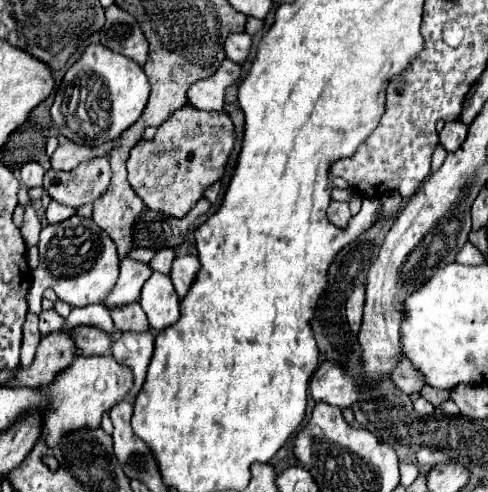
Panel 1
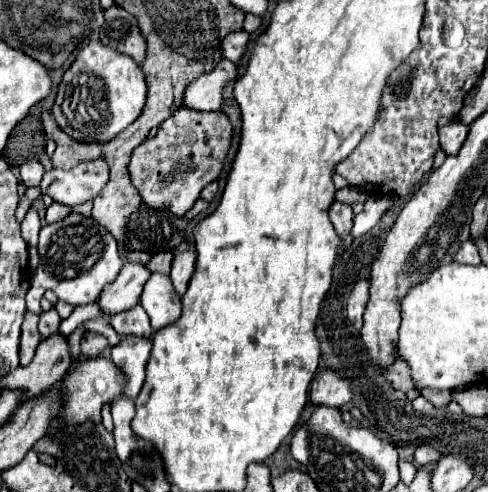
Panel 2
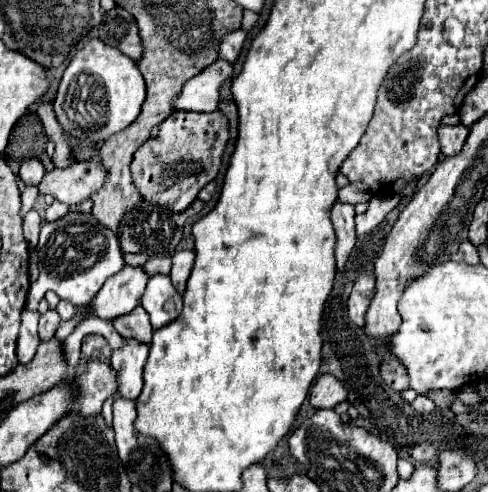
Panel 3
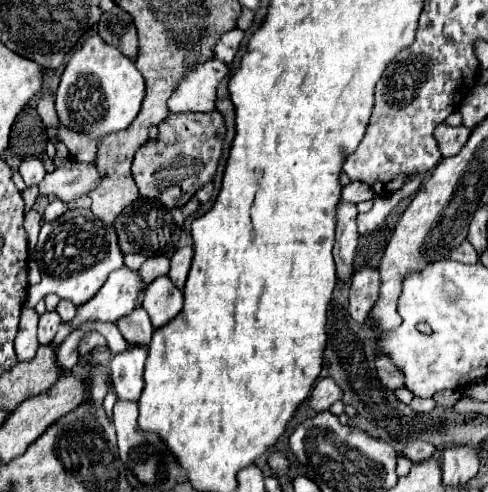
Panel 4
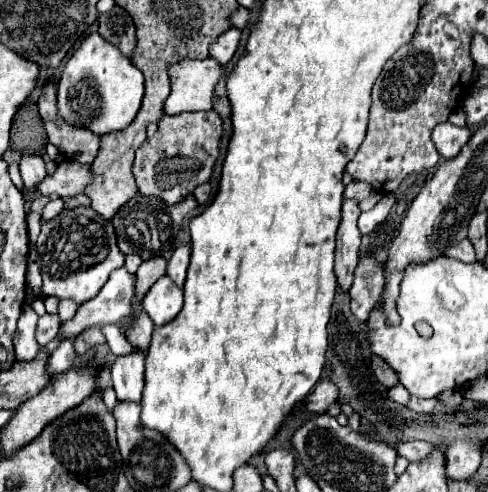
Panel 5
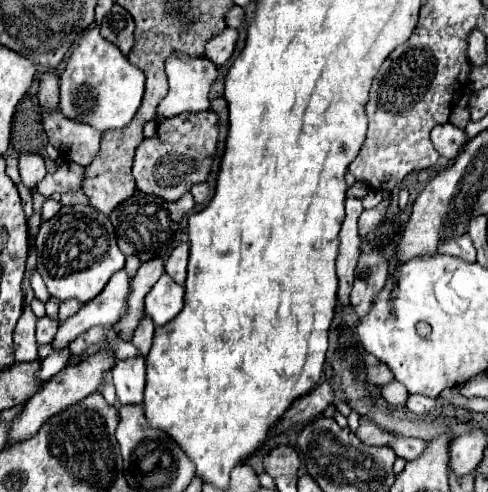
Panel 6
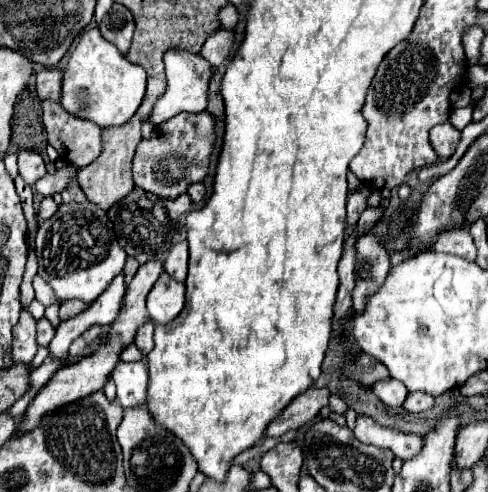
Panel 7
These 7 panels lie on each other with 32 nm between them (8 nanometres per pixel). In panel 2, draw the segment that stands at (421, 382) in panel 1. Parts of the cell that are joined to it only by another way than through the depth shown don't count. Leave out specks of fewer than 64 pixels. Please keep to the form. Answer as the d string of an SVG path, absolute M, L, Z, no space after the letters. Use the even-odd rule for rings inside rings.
M400 358L400 364L388 368L388 372L386 372L384 376L388 378L388 382L390 382L394 388L398 388L398 390L404 392L404 394L410 392L410 390L416 390L416 384L414 384L414 378L412 378L412 370L410 370L410 366L408 366L406 360L404 360L404 364L402 364L402 358Z

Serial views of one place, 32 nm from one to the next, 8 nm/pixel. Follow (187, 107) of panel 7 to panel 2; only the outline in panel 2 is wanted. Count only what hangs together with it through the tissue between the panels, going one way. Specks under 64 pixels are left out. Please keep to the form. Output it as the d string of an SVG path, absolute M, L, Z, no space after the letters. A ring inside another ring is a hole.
M222 60L208 76L196 78L188 84L184 94L184 106L194 110L220 110L222 90L228 82L238 78L238 66L230 60Z

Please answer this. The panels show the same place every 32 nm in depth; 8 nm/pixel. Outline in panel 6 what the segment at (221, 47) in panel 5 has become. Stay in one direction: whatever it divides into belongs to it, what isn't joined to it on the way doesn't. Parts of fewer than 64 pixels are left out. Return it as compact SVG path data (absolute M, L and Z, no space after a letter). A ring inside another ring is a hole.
M228 28L226 32L222 32L220 36L214 36L208 42L206 58L210 58L212 62L216 62L218 66L224 66L230 60L230 56L234 54L236 42L238 42L238 30Z

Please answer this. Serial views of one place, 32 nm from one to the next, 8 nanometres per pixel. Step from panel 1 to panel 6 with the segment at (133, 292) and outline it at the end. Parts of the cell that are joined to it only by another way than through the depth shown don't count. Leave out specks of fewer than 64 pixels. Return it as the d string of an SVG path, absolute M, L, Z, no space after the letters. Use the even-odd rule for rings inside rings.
M126 270L112 274L104 290L94 300L82 304L82 308L72 318L60 324L54 338L54 348L64 348L64 344L72 342L92 326L116 324L128 312L128 296L132 292L130 284L132 278L126 274Z

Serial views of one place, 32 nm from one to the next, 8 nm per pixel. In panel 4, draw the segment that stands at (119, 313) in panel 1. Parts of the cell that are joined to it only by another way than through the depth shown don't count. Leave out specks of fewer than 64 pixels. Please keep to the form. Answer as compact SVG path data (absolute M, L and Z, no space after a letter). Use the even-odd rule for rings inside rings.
M142 306L134 308L132 314L116 320L116 326L120 330L120 334L128 340L128 342L134 342L134 344L142 344L142 346L148 346L150 340L152 340L152 322L146 314L146 310Z

